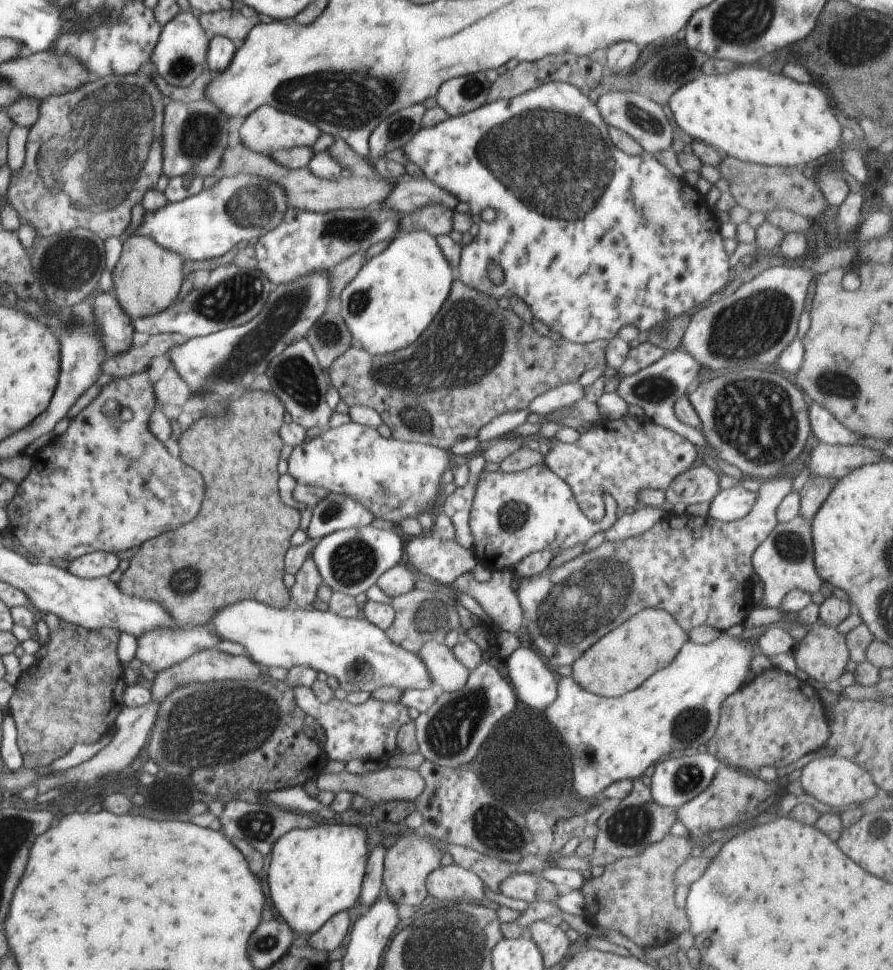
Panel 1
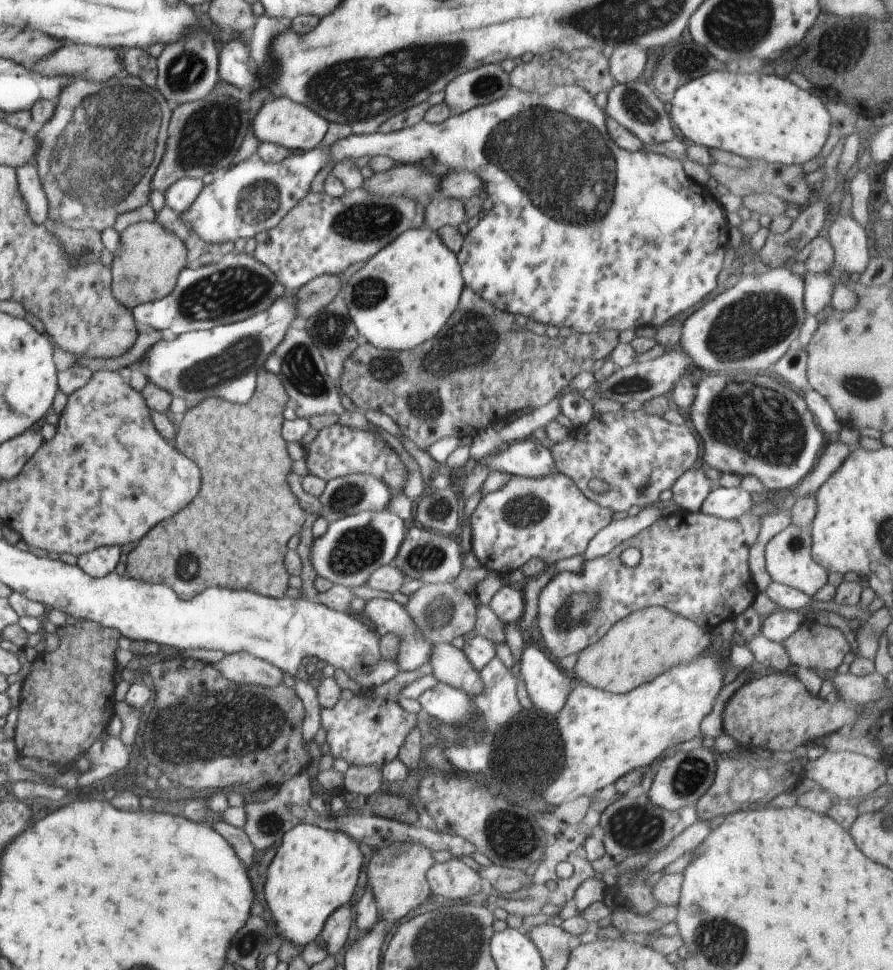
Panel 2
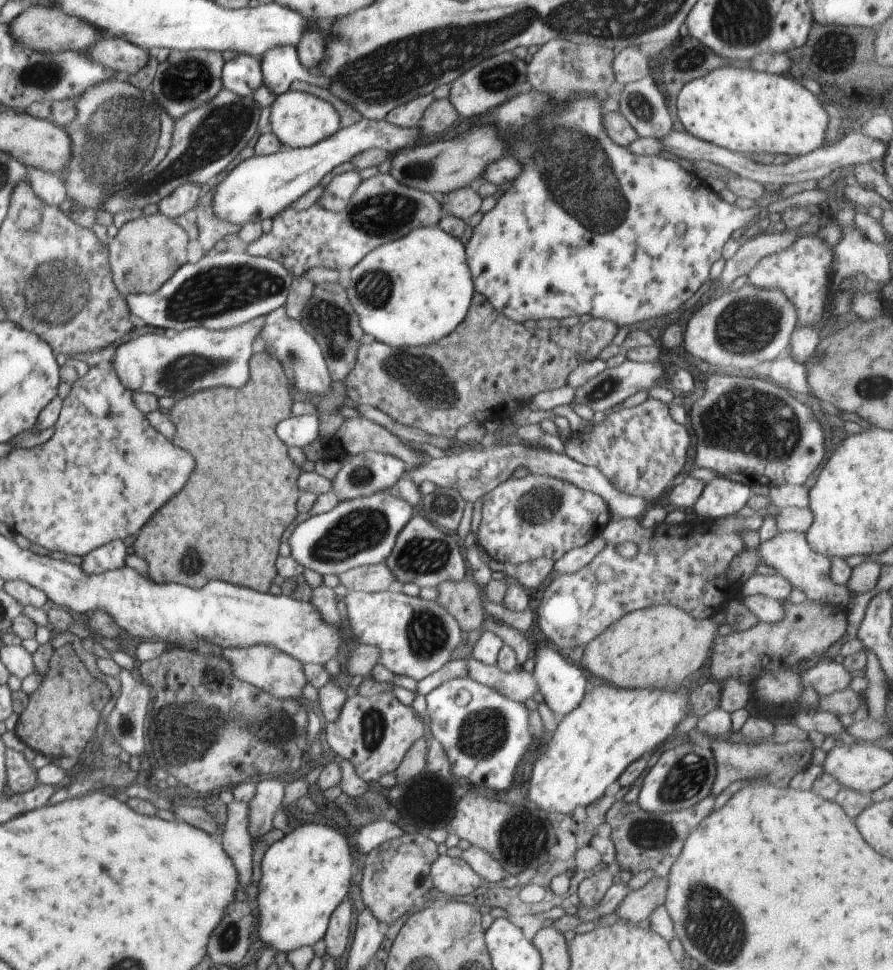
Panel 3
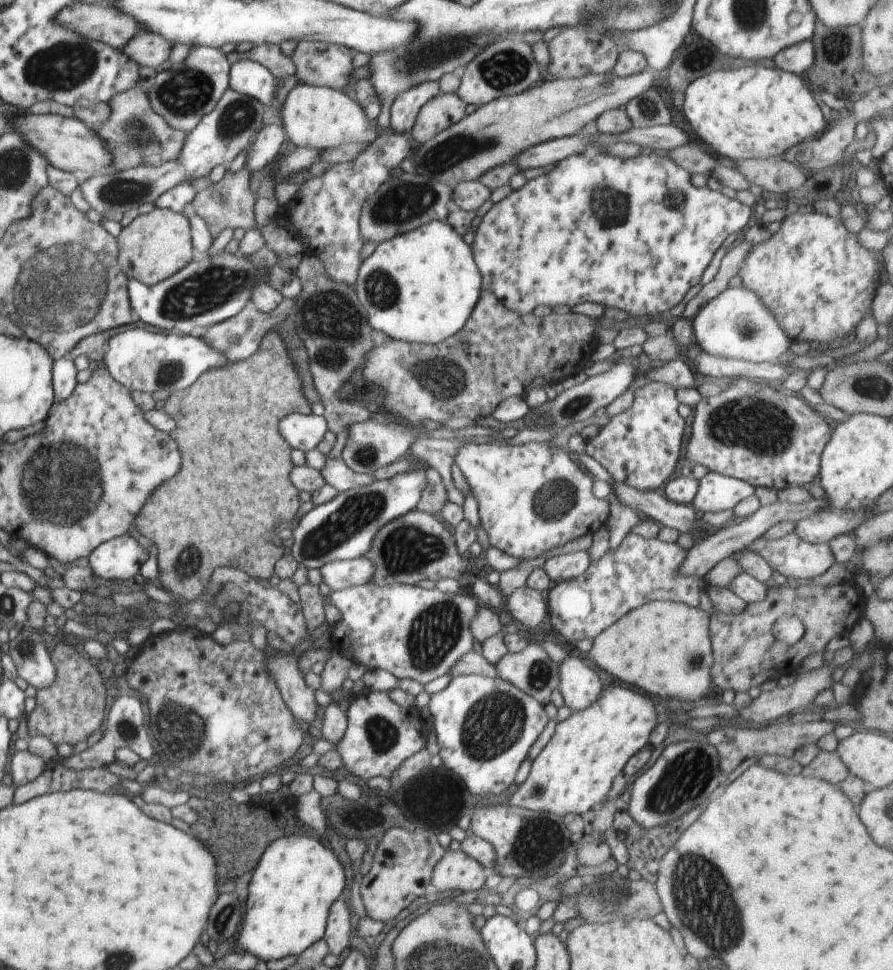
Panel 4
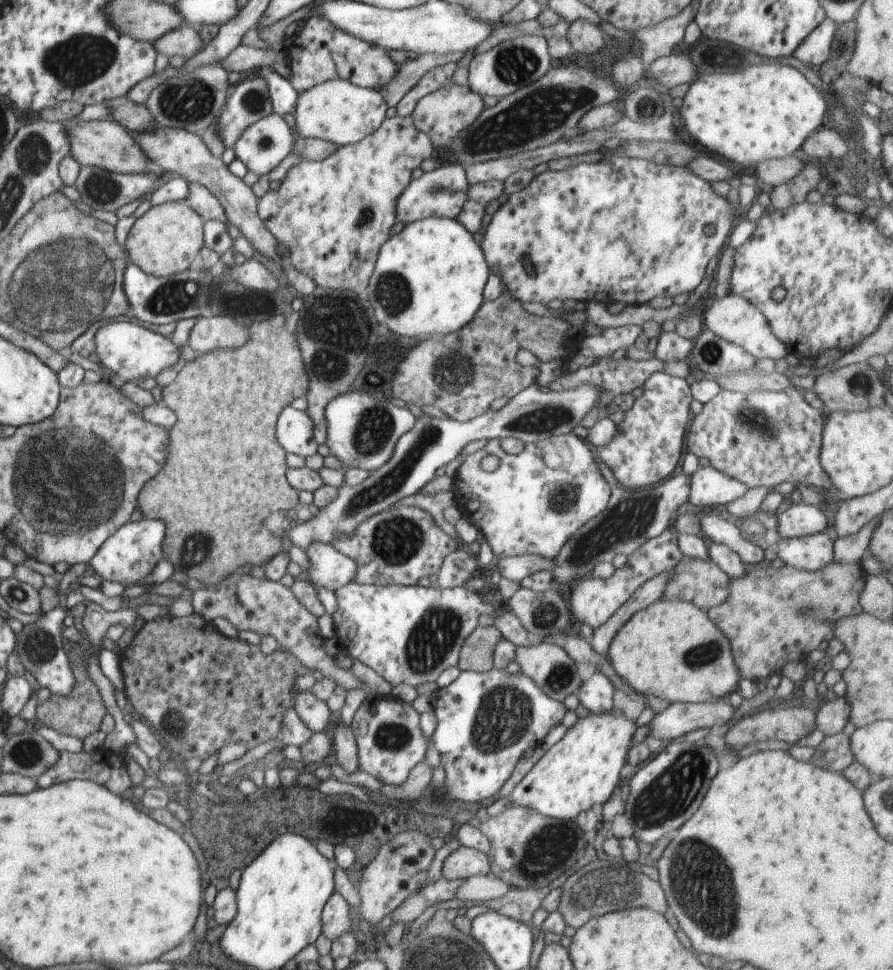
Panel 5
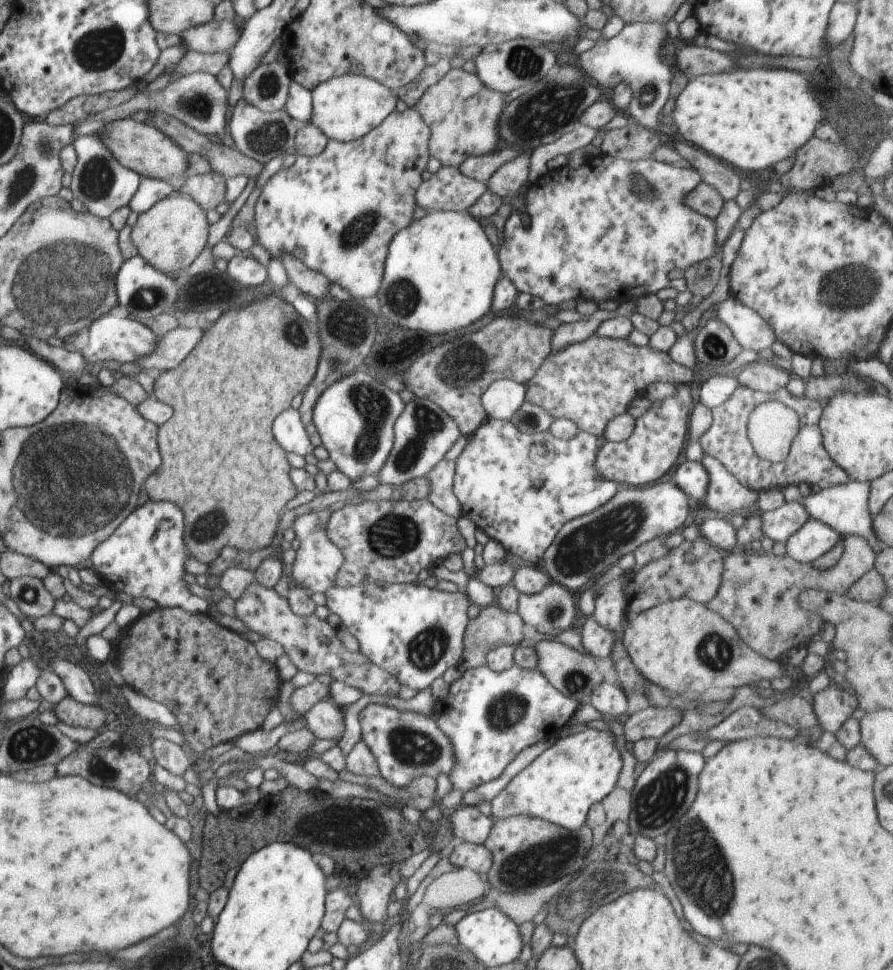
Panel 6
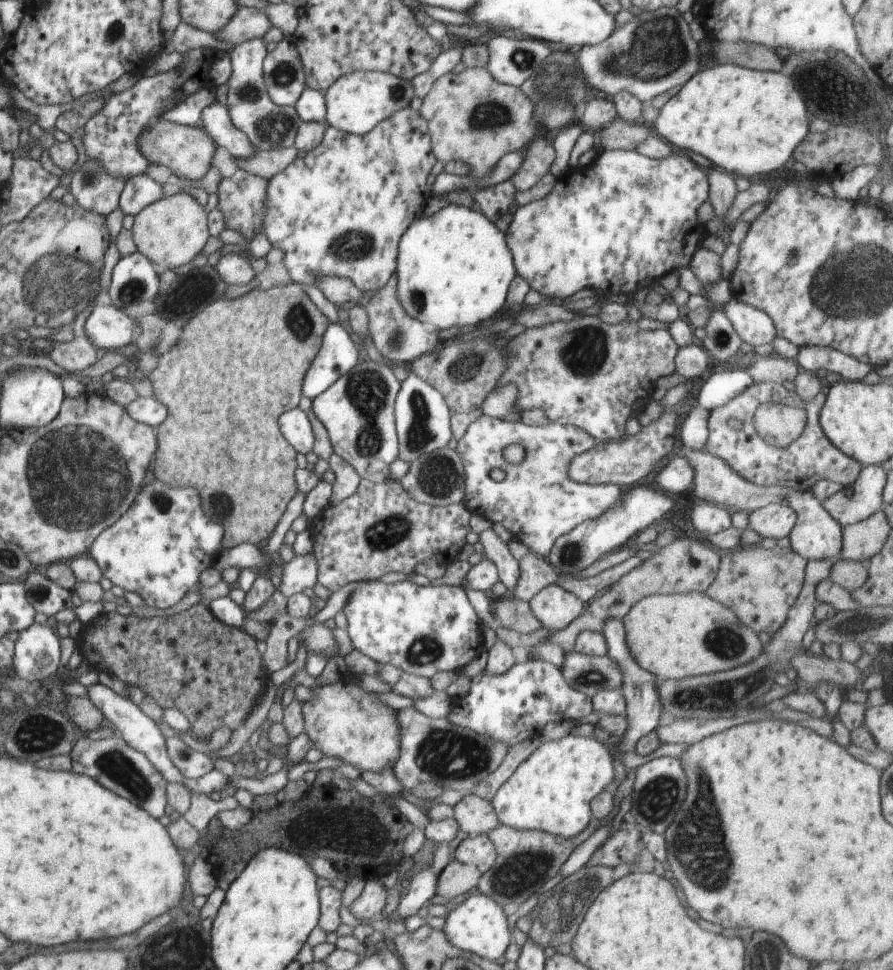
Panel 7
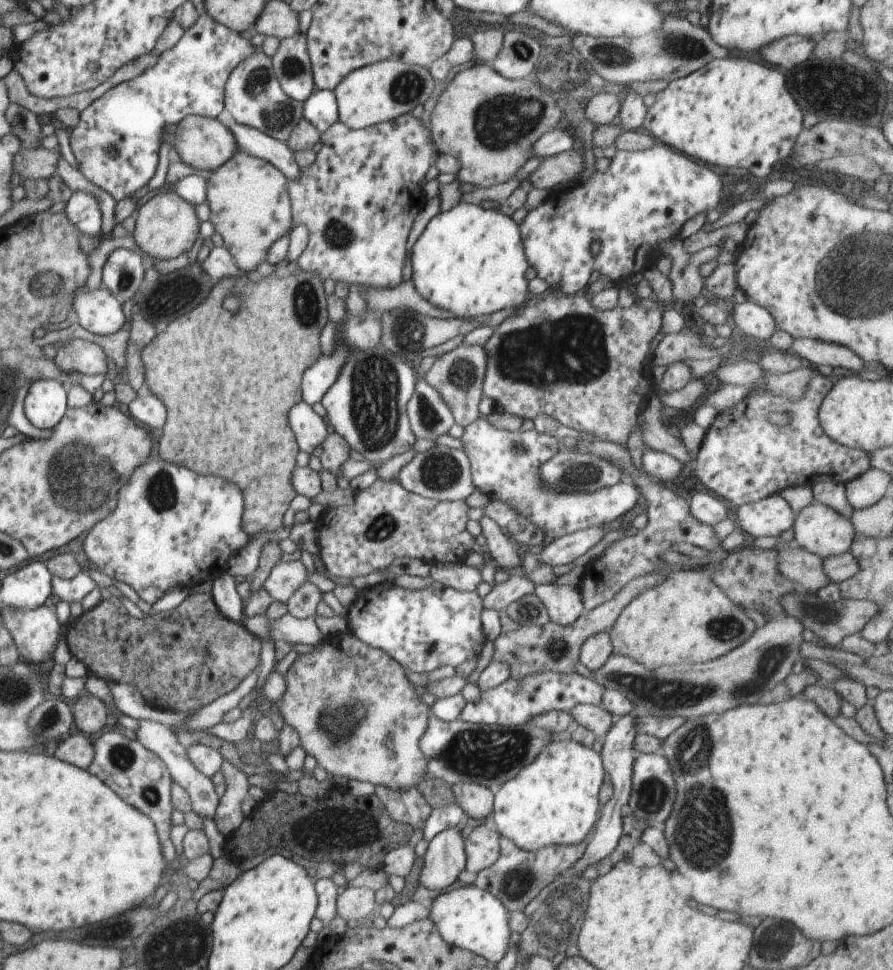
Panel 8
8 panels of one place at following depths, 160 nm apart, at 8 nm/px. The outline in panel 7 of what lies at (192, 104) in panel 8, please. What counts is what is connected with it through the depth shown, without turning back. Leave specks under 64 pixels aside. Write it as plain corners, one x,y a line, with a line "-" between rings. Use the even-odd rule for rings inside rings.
210,48
195,49
182,54
183,62
176,68
165,73
148,77
145,74
129,89
121,94
113,94
106,100
104,108
98,111
86,124
86,134
83,143
88,159
98,159
104,168
115,177
125,182
134,175
145,173
149,165
147,158
139,151
137,142
139,134
145,126
154,120
159,120
157,113
166,112
166,108
174,108
174,99
191,95
202,87
211,87
209,71
211,65
206,64
206,58
212,58

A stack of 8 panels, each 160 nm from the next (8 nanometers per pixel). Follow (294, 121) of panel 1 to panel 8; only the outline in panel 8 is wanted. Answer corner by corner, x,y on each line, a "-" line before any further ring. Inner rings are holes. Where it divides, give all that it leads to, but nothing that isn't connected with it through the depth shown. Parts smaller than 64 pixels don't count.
392,59
353,70
333,90
337,100
337,120
351,129
367,129
411,113
432,96
437,84
428,68

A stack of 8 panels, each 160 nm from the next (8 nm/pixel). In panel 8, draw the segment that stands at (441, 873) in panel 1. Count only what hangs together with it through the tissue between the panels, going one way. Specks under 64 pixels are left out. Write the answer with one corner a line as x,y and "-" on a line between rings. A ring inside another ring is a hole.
486,824
467,832
463,845
468,872
477,875
499,859
499,837
500,834

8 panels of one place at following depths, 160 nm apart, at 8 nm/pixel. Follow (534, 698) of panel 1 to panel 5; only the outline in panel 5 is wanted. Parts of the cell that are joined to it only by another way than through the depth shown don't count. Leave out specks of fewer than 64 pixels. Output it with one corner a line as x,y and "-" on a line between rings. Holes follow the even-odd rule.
596,671
588,680
581,682
576,696
579,704
587,708
590,713
607,713
613,708
614,685
608,677

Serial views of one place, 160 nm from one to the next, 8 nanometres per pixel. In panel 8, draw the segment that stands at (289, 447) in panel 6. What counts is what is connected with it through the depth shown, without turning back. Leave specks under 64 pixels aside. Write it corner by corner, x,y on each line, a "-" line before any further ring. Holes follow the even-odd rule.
301,402
288,412
288,424
294,432
299,450
311,454
324,442
328,434
327,422
308,403

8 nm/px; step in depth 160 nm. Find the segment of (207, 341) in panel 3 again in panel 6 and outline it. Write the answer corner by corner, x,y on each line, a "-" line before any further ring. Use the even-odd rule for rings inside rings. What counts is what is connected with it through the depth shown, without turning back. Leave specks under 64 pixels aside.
102,314
88,328
89,343
81,349
82,356
87,363
92,362
99,366
104,362
135,362
142,357
147,357
155,352
158,337
148,326
134,320
134,318
114,316
114,314

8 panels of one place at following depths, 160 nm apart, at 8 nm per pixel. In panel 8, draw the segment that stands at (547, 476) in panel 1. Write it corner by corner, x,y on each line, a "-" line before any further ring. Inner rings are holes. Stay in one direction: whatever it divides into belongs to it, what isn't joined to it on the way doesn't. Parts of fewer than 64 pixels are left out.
478,416
465,426
462,451
471,466
471,477
475,488
492,501
502,501
526,517
535,527
545,534
545,543
552,542
564,535
584,530
592,526
608,525
611,521
619,524
638,509
638,492
633,484
620,481
595,491
559,491
545,485
540,467
556,456
563,448
554,435
538,432
536,429
508,431
493,425
493,419
-
514,445
526,448
524,454
517,455

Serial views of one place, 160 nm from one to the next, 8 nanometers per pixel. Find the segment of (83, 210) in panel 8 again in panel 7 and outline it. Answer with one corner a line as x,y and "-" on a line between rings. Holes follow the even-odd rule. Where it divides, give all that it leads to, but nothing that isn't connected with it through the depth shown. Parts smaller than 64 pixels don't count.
86,159
71,179
70,192
77,204
107,217
119,207
125,180
112,176
98,159

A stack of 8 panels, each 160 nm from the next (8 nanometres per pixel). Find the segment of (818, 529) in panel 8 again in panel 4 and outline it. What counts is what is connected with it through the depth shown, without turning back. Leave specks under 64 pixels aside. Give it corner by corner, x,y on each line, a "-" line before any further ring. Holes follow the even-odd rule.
794,532
780,540
758,538
748,550
760,554
769,567
788,580
822,576
836,562
832,548
825,543
808,543

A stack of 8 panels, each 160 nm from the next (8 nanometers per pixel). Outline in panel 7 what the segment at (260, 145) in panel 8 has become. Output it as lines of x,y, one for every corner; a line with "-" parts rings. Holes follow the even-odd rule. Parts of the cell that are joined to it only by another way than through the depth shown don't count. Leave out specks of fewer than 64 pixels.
215,100
202,110
201,117
202,128
208,136
218,147
227,148
235,158
248,158
256,151
246,134
232,124
227,105
222,105

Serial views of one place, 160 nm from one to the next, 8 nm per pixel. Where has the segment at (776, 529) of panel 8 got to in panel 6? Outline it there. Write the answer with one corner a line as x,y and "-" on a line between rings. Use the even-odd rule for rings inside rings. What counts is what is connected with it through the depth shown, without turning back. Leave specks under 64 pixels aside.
785,502
776,510
762,513
762,534
774,542
786,542
810,518
804,505

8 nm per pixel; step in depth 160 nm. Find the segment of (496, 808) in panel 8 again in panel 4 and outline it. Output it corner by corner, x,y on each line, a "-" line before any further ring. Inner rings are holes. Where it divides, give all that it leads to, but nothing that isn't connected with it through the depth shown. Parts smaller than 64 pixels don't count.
623,685
604,688
598,698
600,700
588,706
588,709
574,711
564,722
557,722
554,736
542,752
533,758
528,778
511,796
512,804
532,811
551,812
565,817
566,814
581,815
591,810
596,803
604,802
611,792
614,778
623,772
626,762
648,743
650,733
657,726
657,713
654,702
648,696
634,692
630,688
623,688

